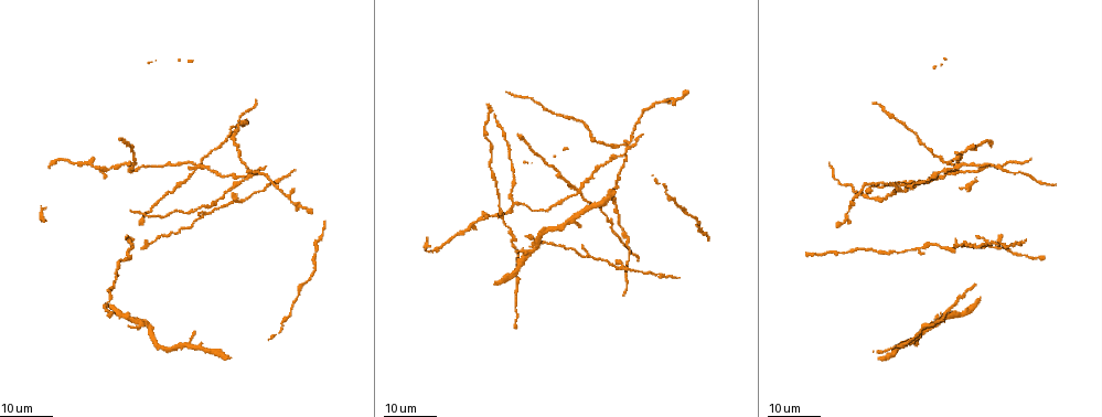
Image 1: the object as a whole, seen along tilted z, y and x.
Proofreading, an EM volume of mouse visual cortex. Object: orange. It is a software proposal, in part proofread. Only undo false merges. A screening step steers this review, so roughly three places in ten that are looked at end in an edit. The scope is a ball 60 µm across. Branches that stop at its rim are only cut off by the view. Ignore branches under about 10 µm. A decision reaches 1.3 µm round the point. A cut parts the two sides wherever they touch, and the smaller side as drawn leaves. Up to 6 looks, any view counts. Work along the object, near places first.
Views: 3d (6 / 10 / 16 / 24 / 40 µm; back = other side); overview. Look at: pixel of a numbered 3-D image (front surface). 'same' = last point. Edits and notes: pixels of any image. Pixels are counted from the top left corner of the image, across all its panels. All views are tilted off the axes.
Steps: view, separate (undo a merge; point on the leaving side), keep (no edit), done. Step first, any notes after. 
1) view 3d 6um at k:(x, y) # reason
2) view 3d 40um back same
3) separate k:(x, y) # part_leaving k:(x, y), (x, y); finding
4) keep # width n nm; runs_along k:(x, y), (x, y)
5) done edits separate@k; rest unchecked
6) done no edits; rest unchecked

view 3d 16um at 1:(923, 144) # a narrow waist

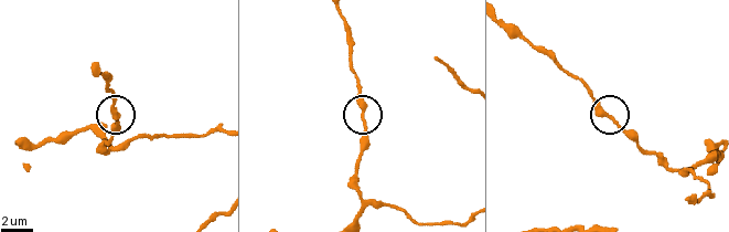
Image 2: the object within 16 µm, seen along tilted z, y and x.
view 3d 10um at 2:(616, 122)

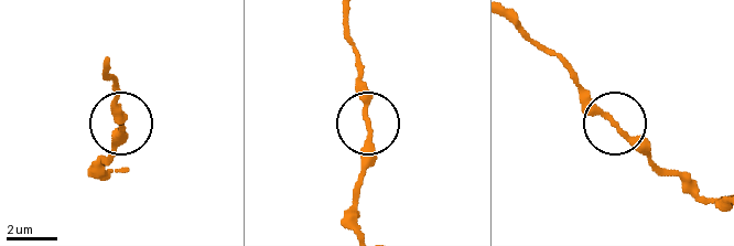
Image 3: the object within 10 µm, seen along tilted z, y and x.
view 3d 10um back at 3:(367, 122)

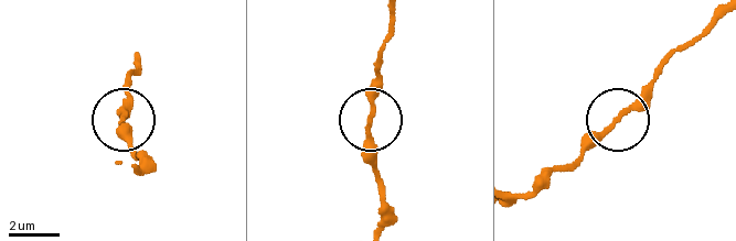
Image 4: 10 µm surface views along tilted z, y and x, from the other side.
keep # runs_along 4:(516, 195), (533, 190), (572, 162), (658, 78); continuous, no second neuron

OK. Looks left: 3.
view 3d 16um at 1:(500, 205) # calibre changes

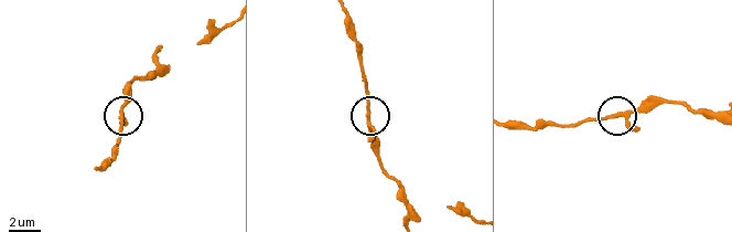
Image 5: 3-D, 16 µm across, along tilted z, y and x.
view 3d 10um at 5:(626, 114)

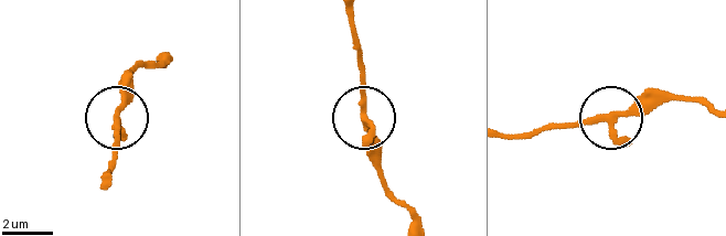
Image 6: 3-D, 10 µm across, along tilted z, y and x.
keep # width 210 nm; continuous, no second neuron

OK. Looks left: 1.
done no edits; rest unchecked

